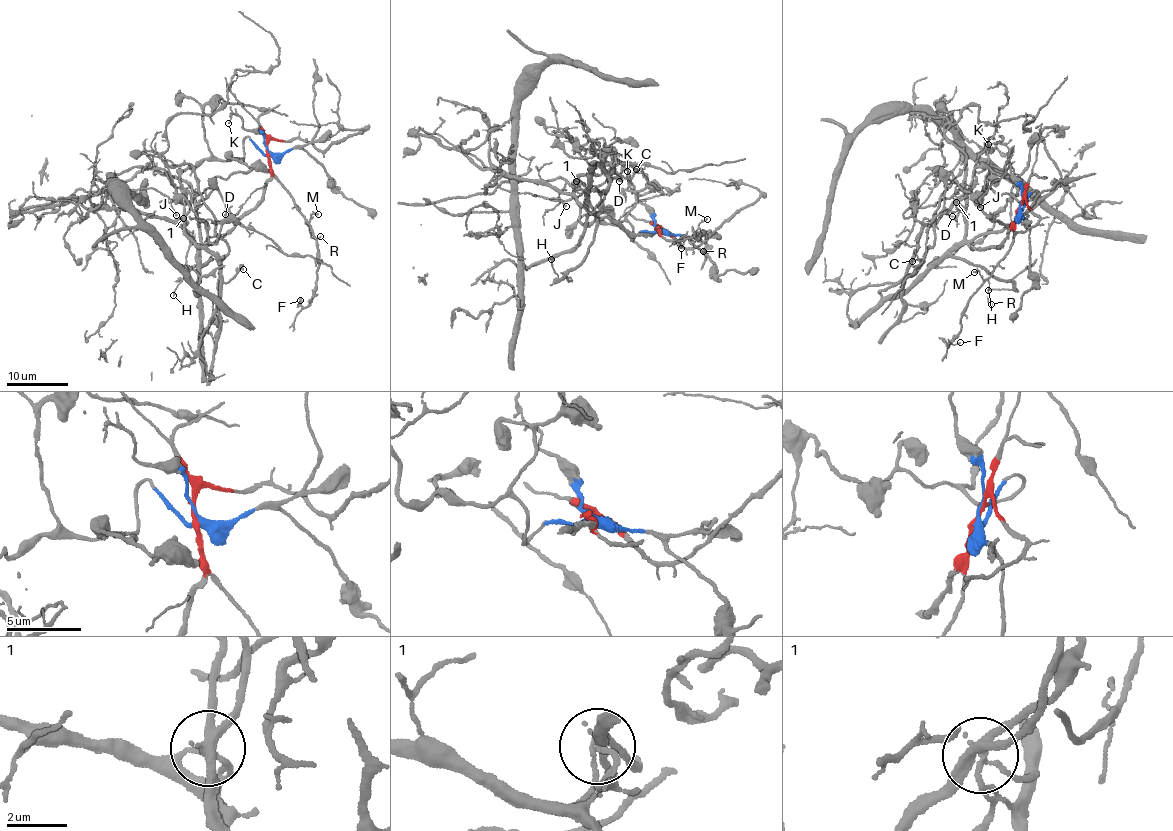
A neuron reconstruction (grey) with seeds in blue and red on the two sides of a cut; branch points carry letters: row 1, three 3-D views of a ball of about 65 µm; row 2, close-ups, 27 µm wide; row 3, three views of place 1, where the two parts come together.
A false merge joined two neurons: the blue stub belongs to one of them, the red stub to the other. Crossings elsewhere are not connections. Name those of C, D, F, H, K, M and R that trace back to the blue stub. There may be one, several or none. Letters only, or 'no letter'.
C, D, K

